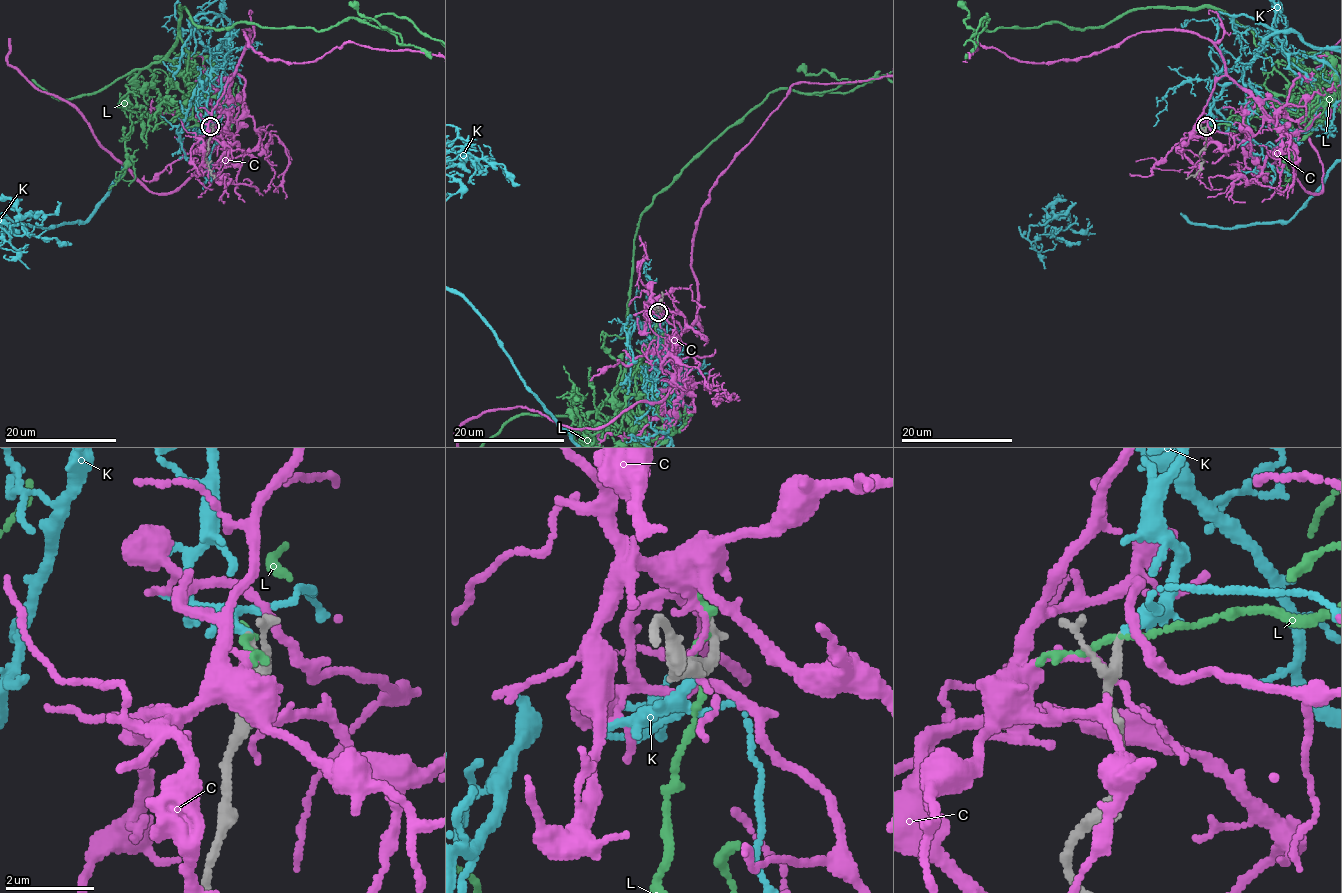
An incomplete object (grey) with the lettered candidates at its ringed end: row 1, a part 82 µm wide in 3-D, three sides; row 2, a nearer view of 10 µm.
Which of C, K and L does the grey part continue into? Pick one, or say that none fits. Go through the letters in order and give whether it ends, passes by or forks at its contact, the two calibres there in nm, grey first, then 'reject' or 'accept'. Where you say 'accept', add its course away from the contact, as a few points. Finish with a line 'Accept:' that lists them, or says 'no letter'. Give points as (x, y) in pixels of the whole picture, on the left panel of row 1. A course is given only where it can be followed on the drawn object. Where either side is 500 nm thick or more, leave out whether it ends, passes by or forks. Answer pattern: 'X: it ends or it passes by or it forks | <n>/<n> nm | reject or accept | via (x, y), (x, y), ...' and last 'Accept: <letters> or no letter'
C: it passes by | 240/130 nm | reject
K: it passes by | 150/220 nm | accept
L: it passes by | 160/130 nm | reject
Accept: K

